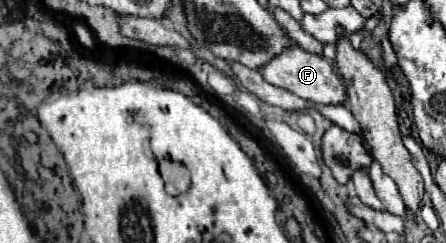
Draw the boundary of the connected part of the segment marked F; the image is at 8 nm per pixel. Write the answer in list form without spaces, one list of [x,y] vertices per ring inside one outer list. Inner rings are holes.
[[[292,44],[292,48],[284,48],[284,52],[280,52],[280,56],[274,56],[268,64],[264,64],[264,68],[260,68],[260,72],[262,72],[264,80],[268,80],[270,84],[286,88],[288,92],[300,96],[306,102],[344,104],[344,100],[346,100],[346,88],[344,88],[340,76],[332,70],[332,64],[324,56],[310,54],[296,44]]]

